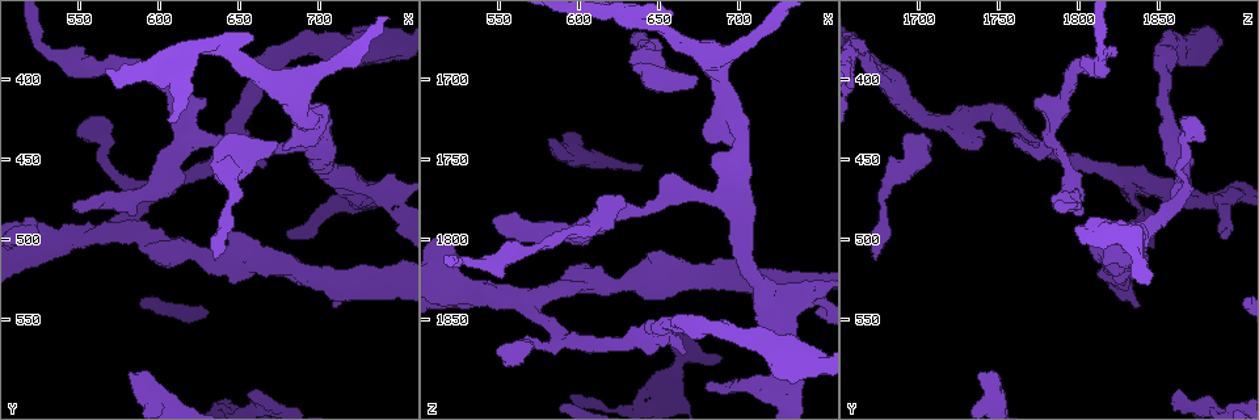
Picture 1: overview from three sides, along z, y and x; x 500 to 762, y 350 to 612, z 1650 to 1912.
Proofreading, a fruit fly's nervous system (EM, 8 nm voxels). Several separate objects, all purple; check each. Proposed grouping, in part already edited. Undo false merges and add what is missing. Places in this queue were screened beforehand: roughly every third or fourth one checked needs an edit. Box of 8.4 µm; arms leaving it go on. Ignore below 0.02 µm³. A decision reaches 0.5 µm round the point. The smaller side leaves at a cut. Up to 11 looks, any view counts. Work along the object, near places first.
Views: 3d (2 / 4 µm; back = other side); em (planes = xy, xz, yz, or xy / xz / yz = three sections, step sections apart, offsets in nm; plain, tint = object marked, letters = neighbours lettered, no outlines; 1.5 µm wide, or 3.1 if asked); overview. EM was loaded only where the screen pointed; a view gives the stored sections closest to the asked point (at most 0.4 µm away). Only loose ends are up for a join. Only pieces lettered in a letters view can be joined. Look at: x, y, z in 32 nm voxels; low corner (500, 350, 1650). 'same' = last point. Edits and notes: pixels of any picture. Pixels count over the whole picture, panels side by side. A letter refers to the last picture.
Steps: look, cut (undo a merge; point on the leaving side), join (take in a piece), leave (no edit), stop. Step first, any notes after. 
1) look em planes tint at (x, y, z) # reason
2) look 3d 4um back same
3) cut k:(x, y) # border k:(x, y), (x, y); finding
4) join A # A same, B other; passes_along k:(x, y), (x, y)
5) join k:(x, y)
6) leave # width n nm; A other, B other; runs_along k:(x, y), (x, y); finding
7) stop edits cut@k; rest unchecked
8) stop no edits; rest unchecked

look em 3.1um xy step 8 tint at (642, 458, 1688)

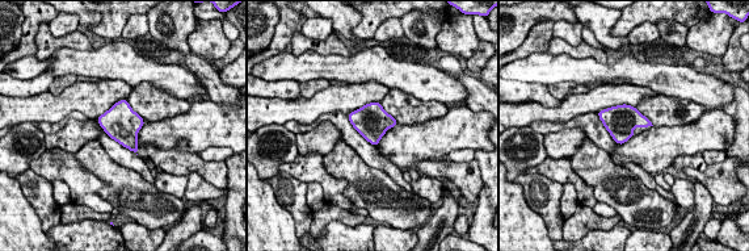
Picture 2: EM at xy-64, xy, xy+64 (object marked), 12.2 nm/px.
look em 3.1um planes tint same # another direction

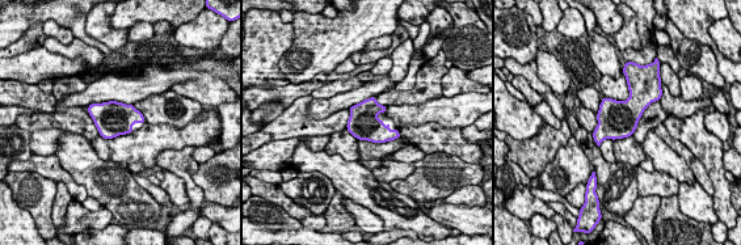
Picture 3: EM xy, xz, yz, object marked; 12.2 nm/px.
look em 3.1um planes letters same # see the neighbours

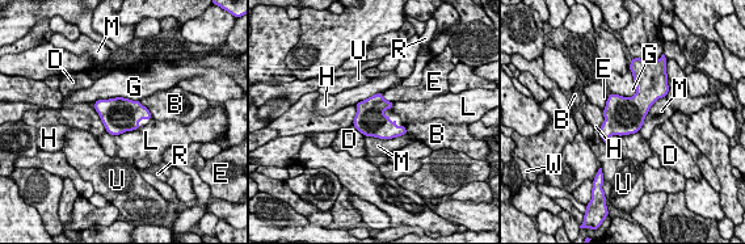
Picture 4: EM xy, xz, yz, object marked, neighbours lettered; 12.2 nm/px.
leave # width 420 nm; B other, D other, E other, G other, H other, L other, M other, R other, U other, W other; border 4:(139, 129), (120, 134), (106, 133); all the same cell

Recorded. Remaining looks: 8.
look 3d 4um at (710, 542, 1838) # thick end

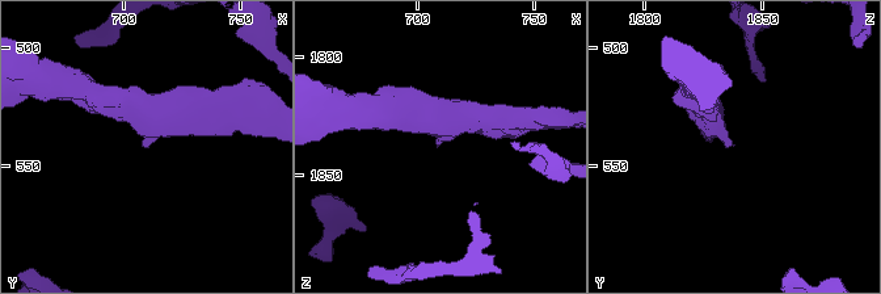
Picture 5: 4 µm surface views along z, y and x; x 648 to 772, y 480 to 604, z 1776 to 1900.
look em xz step 4 letters at (709, 541, 1838)

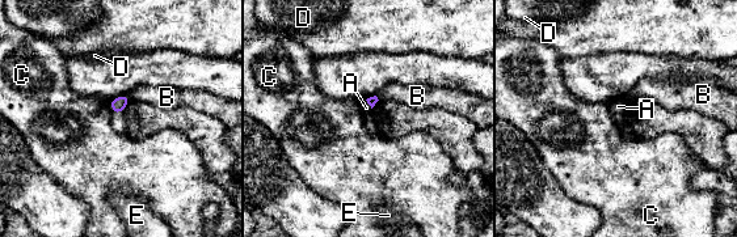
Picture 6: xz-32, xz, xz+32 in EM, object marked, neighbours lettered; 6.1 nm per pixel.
look em planes letters same # another direction

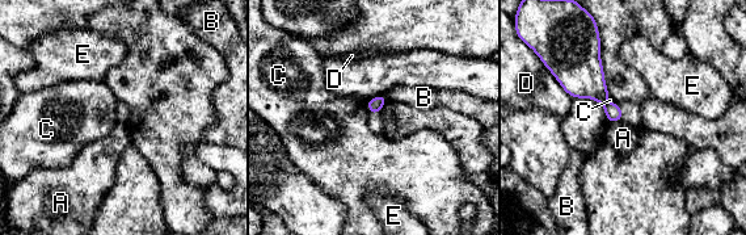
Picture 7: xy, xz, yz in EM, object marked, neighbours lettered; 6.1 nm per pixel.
leave # A other, B other, C other, D other, E other; border 7:(366, 100), (369, 110); none of them fits

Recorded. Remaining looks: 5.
look em xz step 8 letters at (742, 470, 1834) # sharp bend

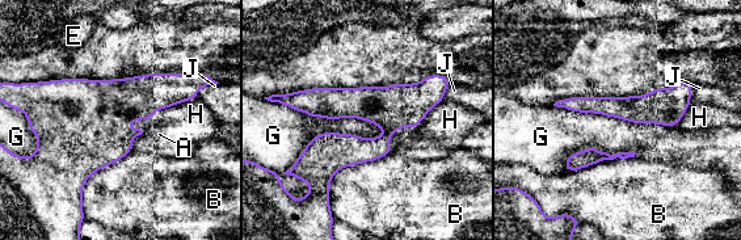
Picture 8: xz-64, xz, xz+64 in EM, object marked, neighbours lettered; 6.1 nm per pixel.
leave # width 180 nm; A other, B other, E other, G other, H other, J other; all the same cell

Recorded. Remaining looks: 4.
look em planes letters at (692, 438, 1742) # free end

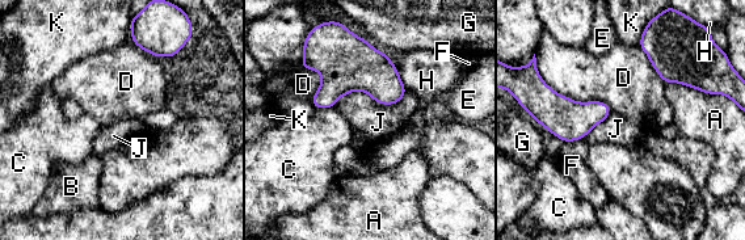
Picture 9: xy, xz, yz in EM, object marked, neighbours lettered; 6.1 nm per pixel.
leave # A other, B other, C other, D other, E other, F other, G other, H other, J other, K other; border 9:(407, 89), (332, 106); none of them fits

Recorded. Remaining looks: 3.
stop no edits; rest unchecked

